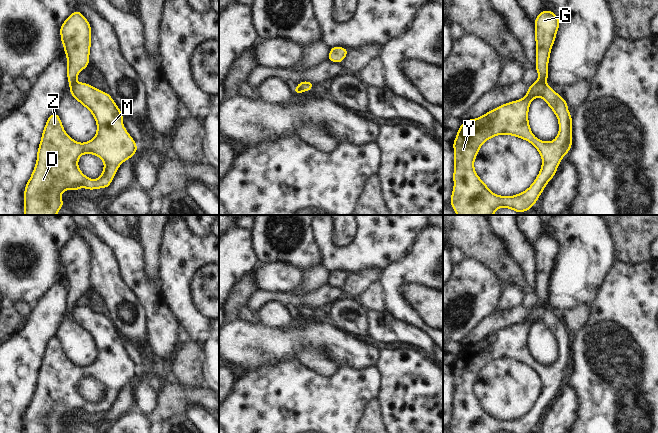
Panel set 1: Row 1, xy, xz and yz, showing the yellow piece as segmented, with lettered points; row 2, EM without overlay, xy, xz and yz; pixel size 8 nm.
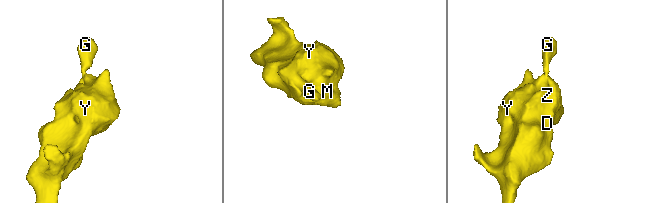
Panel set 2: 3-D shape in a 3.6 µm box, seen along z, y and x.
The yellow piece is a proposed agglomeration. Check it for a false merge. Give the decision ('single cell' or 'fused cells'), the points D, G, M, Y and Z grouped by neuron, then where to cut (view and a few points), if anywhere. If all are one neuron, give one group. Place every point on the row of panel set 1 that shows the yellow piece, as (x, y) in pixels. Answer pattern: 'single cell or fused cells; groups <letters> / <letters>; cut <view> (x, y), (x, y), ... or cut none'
fused cells; groups D M Y Z / G; cut xy (75, 80), (70, 86)

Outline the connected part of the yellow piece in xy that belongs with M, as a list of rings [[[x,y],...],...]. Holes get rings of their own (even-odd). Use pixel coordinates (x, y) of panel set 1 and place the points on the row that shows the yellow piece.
[[[75,81],[70,86],[70,94],[93,114],[97,123],[96,135],[92,140],[86,143],[78,143],[64,131],[60,117],[57,113],[53,113],[49,116],[38,147],[35,168],[24,190],[24,215],[56,215],[59,209],[65,206],[61,199],[61,194],[65,190],[71,189],[76,191],[81,187],[85,187],[88,190],[108,188],[118,167],[137,152],[137,143],[132,139],[122,123],[124,115],[121,113],[109,93],[96,89],[88,83],[79,83]],[[82,154],[95,154],[105,163],[102,175],[98,179],[93,180],[86,177],[78,168],[78,158]]]

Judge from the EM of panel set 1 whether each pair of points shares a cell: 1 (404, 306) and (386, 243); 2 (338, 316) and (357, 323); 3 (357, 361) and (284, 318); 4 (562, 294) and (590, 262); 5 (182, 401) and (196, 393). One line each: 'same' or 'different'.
1: different
2: same
3: different
4: same
5: same

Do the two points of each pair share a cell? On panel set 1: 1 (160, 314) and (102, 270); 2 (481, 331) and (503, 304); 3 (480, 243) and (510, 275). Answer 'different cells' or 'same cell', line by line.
1: different cells
2: different cells
3: same cell

